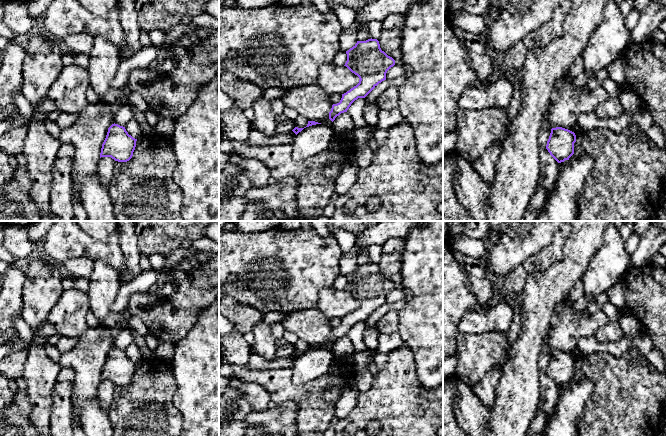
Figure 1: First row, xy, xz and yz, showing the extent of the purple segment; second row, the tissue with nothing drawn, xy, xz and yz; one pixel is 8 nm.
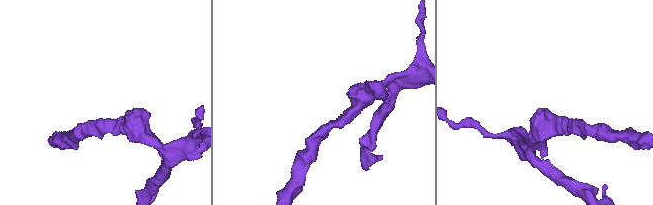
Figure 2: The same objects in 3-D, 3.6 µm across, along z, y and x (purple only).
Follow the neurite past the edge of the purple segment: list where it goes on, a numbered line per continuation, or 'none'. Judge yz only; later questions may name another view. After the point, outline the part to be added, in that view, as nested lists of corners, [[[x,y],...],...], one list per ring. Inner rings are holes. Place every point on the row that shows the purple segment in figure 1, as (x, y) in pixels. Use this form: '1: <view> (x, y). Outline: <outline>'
none

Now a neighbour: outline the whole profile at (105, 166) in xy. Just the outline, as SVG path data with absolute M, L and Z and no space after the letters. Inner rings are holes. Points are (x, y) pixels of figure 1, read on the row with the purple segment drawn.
M101 157L97 164L96 173L98 175L99 182L101 186L107 190L109 189L113 178L114 166L115 160L111 157Z

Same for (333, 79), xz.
M330 63L319 68L317 84L330 96L346 93L356 86L359 80L346 66Z

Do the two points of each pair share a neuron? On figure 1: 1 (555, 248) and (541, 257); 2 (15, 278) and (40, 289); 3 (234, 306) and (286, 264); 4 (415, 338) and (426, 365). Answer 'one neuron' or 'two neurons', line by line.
1: one neuron
2: two neurons
3: two neurons
4: one neuron

